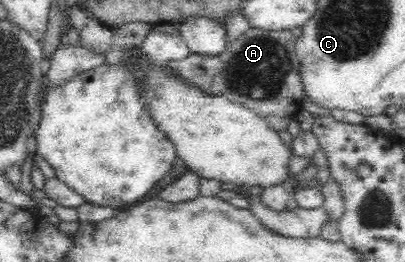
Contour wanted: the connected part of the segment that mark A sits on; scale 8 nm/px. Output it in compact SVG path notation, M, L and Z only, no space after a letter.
M250 27L220 55L189 52L185 59L154 65L169 78L181 79L185 86L195 88L205 96L221 96L248 108L267 120L267 124L277 132L287 130L291 121L297 121L297 113L304 109L304 81L296 52L296 37L291 31L265 31Z

